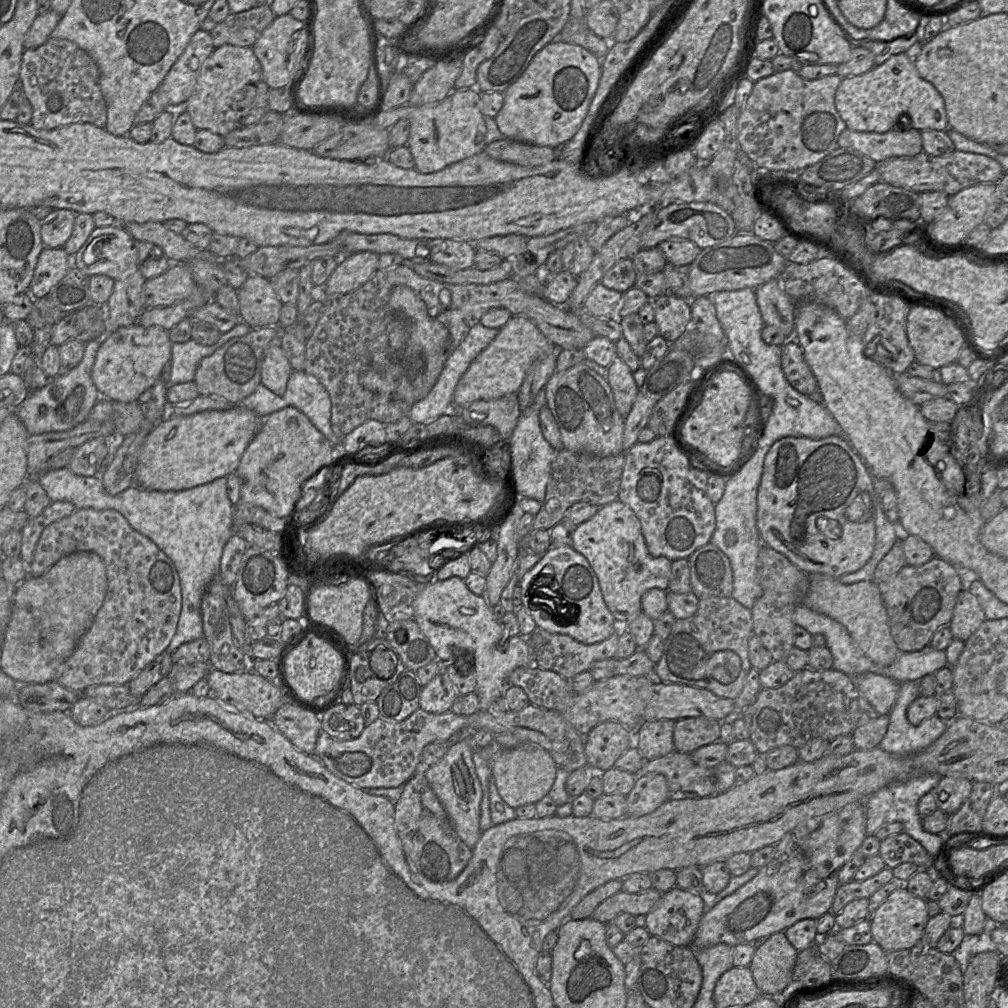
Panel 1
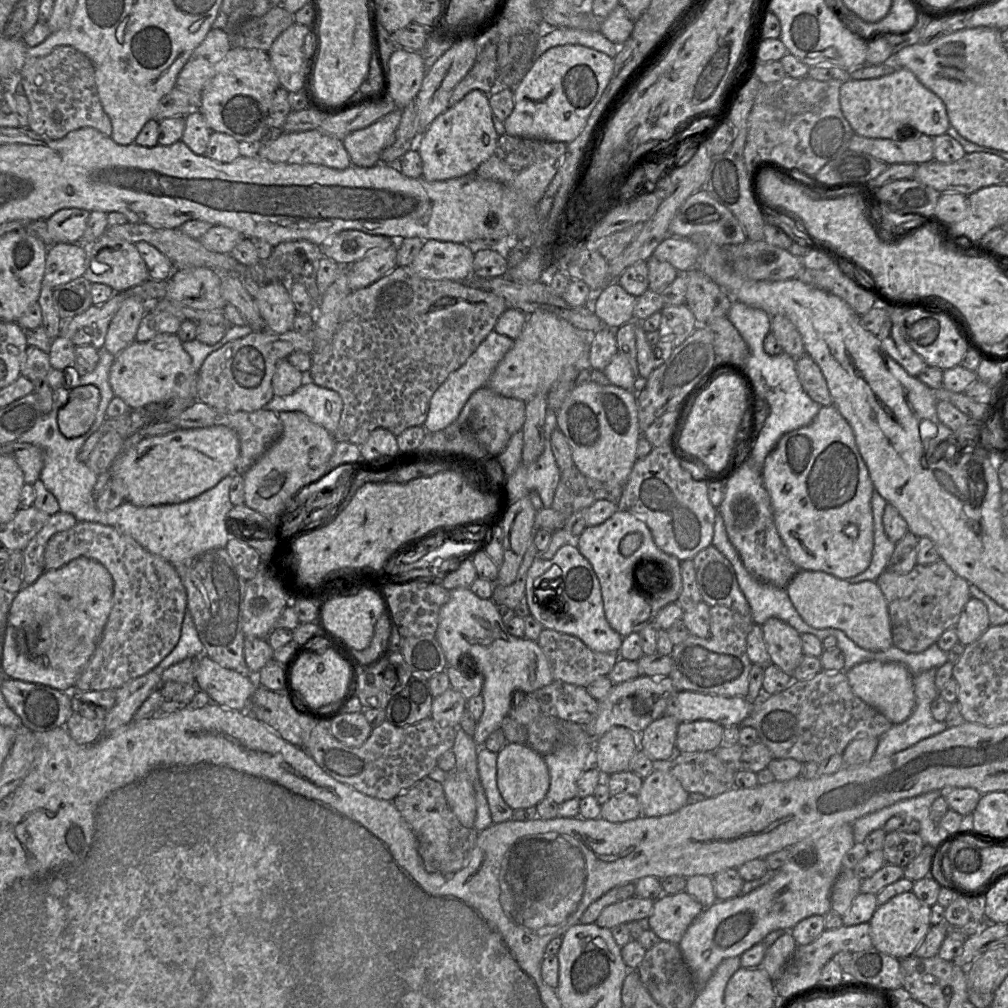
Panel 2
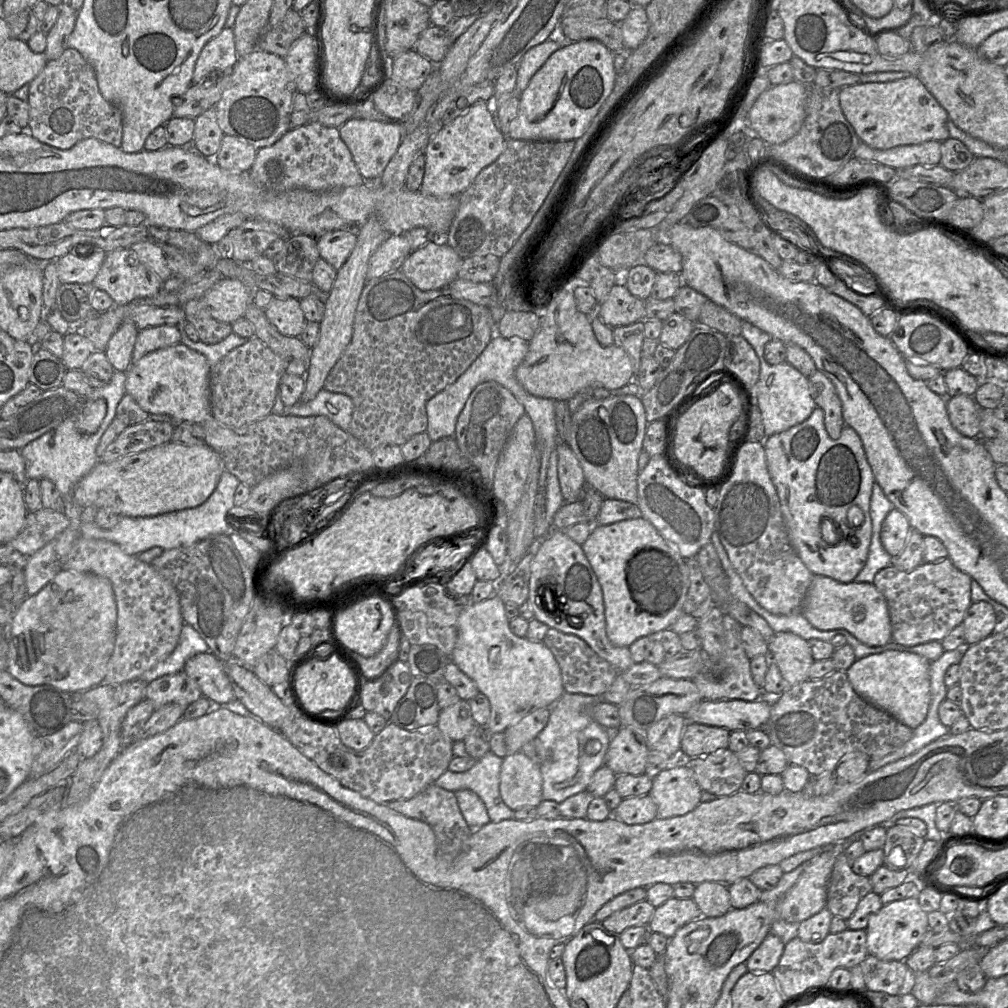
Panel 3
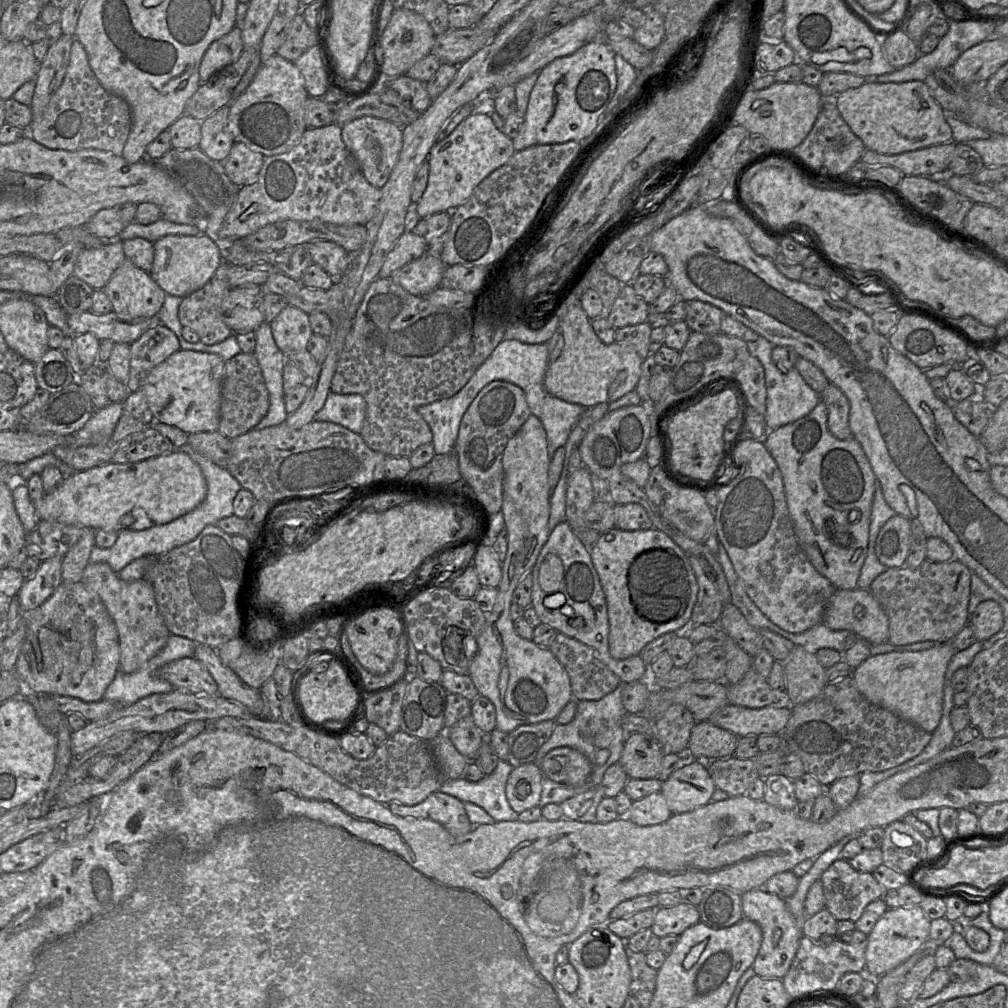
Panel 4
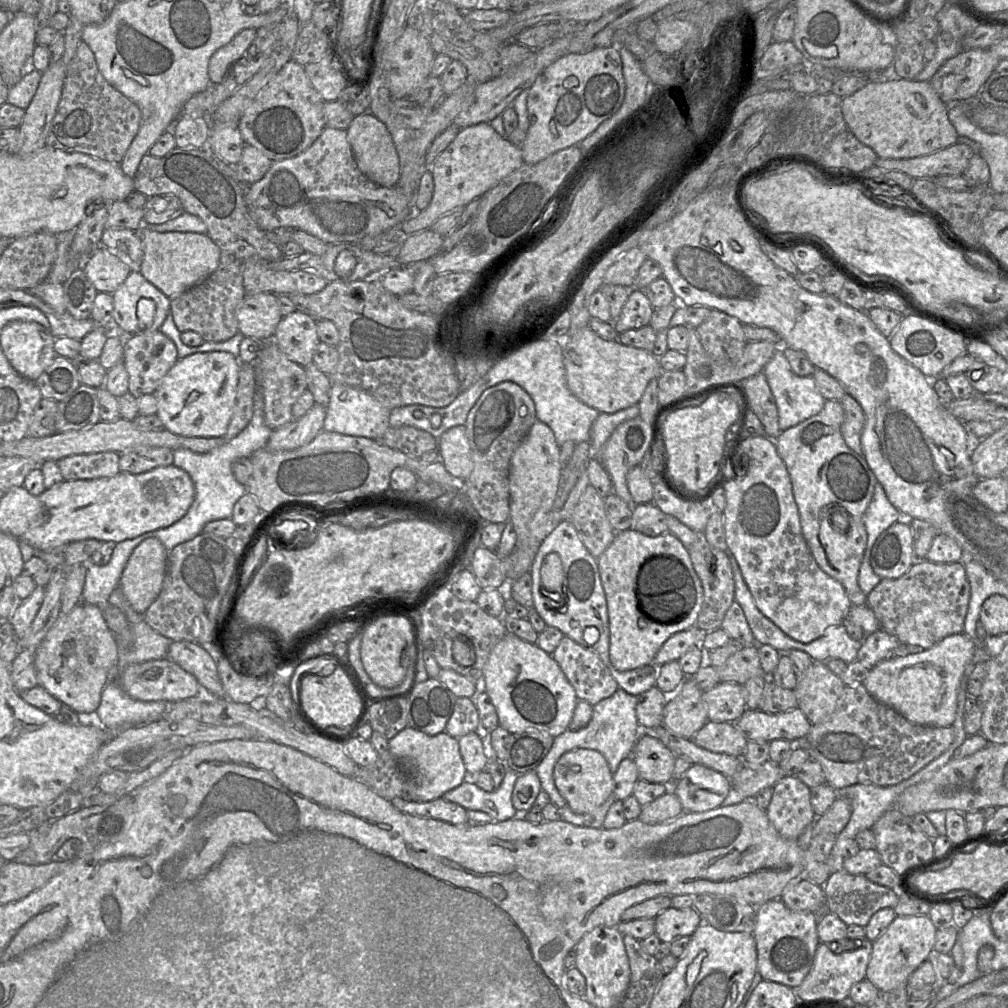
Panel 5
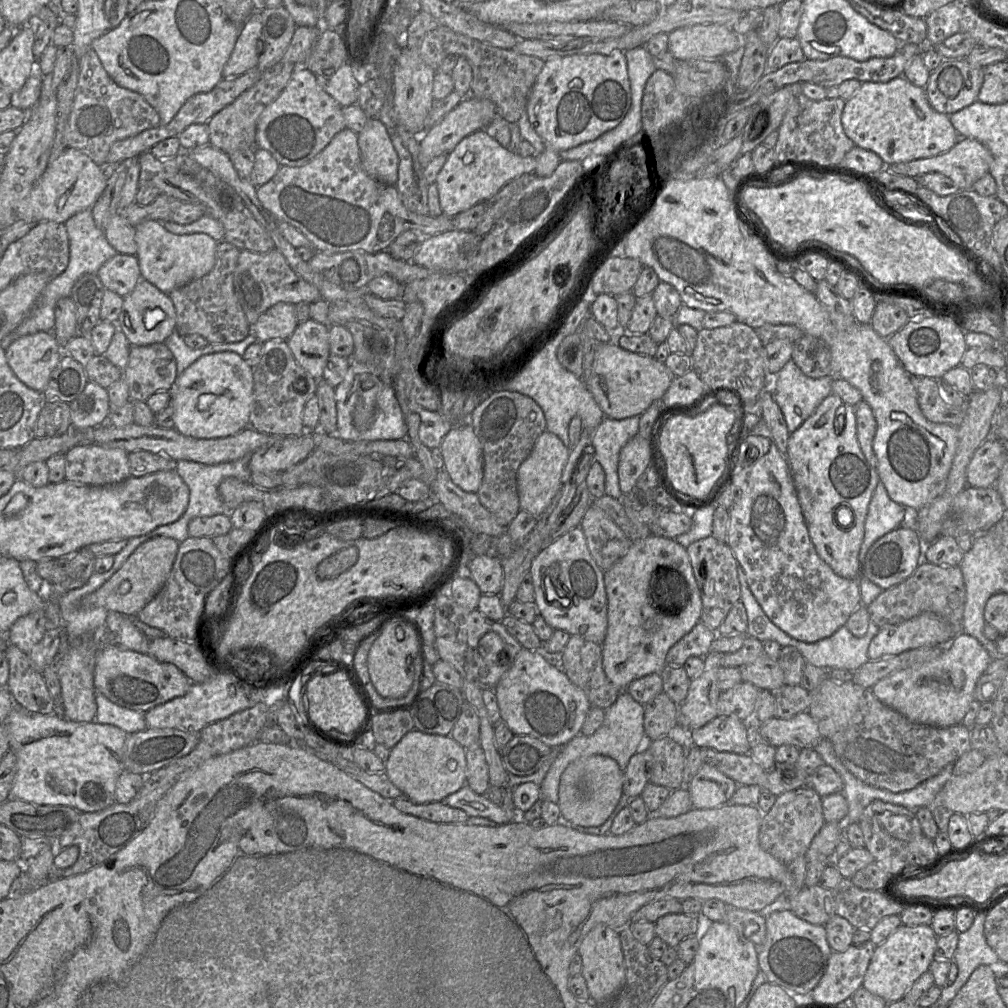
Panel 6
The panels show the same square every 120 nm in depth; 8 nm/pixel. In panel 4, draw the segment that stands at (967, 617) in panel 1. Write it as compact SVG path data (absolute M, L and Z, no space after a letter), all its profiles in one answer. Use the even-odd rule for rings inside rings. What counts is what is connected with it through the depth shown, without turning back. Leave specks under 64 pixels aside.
M994 600L981 602L970 615L968 625L974 631L976 641L986 641L1003 627L1001 606Z

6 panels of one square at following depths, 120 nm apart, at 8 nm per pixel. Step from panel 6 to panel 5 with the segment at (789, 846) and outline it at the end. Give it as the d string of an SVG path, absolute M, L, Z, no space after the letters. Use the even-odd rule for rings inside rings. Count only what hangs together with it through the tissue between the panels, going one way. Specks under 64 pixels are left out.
M783 776L773 787L767 816L777 832L784 838L797 840L804 829L813 824L816 814L811 805L811 789L796 776Z

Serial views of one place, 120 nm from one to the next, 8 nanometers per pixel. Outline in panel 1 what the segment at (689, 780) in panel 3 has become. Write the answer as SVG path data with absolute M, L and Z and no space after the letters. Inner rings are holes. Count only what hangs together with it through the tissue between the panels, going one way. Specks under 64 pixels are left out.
M639 773L632 790L626 795L627 816L650 814L666 802L672 794L666 778L659 773Z

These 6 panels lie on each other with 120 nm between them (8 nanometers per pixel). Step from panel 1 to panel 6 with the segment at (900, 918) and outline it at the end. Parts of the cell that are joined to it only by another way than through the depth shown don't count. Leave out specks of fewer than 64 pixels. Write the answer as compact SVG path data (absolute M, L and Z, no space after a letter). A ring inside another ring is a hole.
M902 924L883 943L876 946L862 987L887 1003L902 999L913 983L929 970L934 960L937 939L931 925L908 927Z

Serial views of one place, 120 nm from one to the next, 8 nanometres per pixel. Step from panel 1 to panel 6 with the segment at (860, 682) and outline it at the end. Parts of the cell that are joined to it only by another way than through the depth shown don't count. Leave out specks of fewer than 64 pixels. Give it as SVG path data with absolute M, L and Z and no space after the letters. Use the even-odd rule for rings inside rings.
M961 632L953 639L951 648L937 658L888 675L871 690L883 704L912 722L934 727L955 726L964 720L975 699L976 684L992 660L975 637Z

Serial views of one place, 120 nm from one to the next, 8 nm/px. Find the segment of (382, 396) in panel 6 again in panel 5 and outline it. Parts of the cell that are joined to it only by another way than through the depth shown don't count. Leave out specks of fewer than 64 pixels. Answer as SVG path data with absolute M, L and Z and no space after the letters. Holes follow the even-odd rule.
M332 383L326 408L324 431L377 439L390 427L390 410L366 391L340 383Z

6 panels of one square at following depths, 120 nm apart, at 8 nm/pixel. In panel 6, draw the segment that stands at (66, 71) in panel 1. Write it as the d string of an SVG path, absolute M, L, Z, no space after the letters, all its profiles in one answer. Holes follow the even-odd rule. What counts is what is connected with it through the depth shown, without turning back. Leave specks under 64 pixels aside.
M89 49L79 60L75 98L65 129L67 148L75 148L97 165L106 165L112 144L160 126L158 112L137 92L120 87L105 71L97 53Z

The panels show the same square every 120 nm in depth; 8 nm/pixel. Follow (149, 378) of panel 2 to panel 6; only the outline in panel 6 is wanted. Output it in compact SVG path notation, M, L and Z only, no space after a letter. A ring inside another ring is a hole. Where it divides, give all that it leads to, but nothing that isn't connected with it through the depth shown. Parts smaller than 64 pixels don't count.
M216 352L196 360L177 375L169 390L174 429L197 439L224 438L249 426L254 404L253 368L235 352Z

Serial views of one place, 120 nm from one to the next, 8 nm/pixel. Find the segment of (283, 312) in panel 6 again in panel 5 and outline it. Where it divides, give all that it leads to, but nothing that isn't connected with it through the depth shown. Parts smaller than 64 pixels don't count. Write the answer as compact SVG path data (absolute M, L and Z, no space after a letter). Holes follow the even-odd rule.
M272 293L246 295L237 309L239 332L260 341L273 340L281 321L278 296Z

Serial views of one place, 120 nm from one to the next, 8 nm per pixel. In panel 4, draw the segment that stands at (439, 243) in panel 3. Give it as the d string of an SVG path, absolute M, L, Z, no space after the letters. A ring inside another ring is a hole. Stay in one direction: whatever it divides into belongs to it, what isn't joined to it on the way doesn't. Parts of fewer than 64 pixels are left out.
M428 251L395 271L391 279L414 296L426 296L441 285L446 265Z

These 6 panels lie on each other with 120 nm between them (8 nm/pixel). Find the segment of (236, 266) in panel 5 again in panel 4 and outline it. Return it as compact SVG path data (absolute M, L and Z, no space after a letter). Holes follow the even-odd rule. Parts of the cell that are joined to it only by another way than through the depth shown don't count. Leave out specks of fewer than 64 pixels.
M222 261L212 278L200 289L183 297L178 308L178 316L182 326L192 329L199 336L199 341L206 345L220 343L232 334L231 329L221 318L222 301L232 289L228 282L229 265L234 264Z

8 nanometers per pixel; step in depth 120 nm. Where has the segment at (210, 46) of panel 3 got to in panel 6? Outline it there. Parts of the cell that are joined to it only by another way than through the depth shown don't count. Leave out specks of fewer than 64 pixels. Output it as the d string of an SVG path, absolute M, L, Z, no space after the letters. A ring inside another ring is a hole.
M254 11L240 28L240 34L229 60L223 68L223 79L235 78L256 68L263 52L261 11Z

